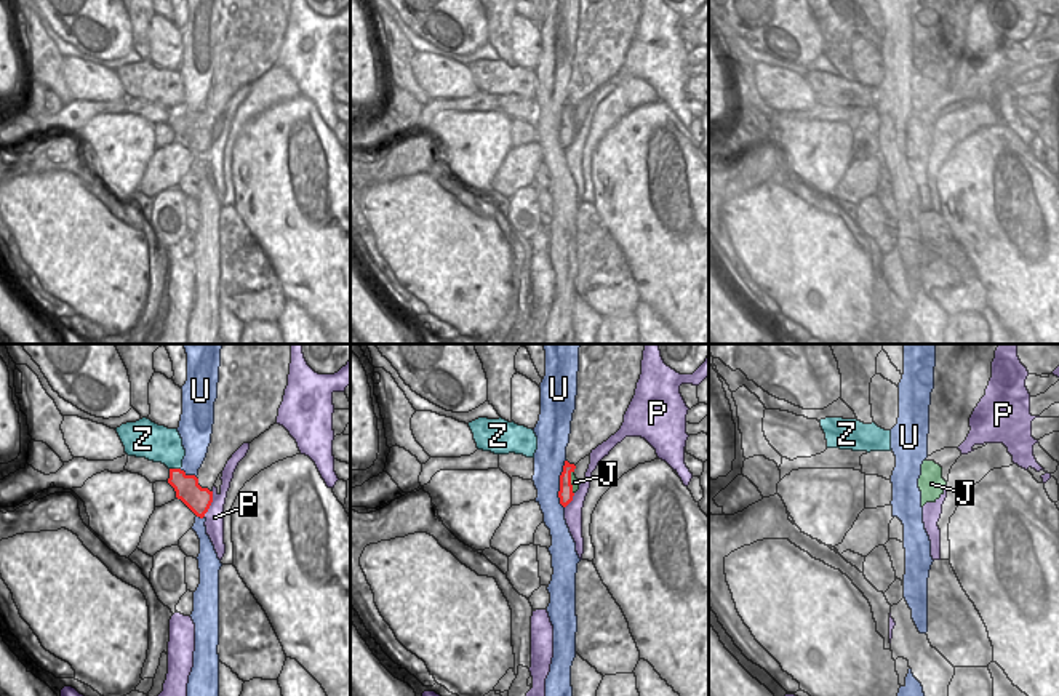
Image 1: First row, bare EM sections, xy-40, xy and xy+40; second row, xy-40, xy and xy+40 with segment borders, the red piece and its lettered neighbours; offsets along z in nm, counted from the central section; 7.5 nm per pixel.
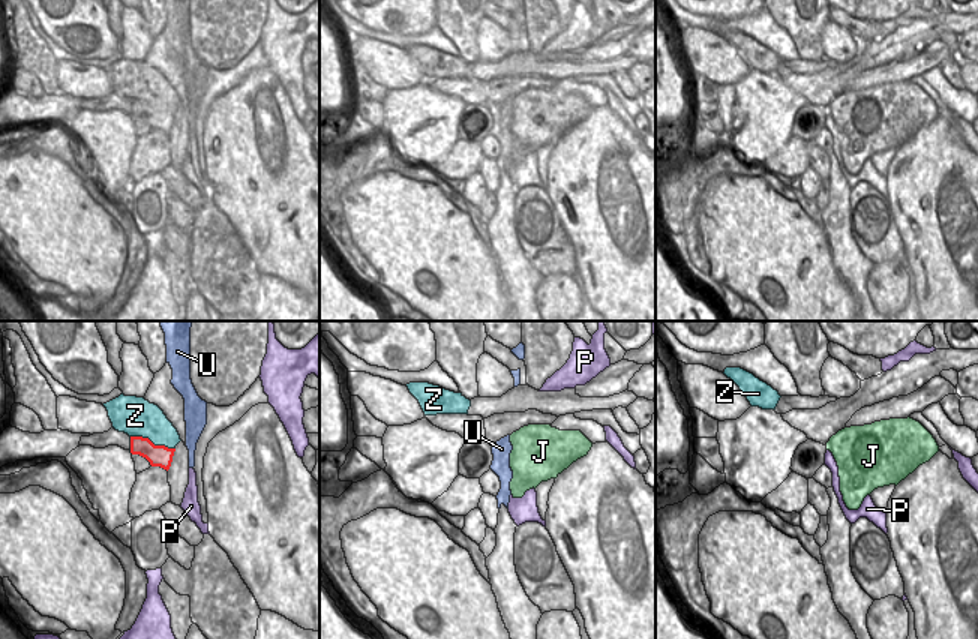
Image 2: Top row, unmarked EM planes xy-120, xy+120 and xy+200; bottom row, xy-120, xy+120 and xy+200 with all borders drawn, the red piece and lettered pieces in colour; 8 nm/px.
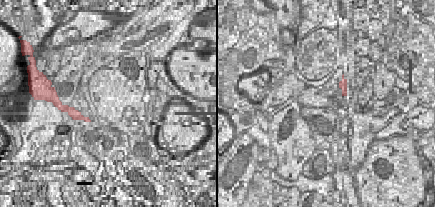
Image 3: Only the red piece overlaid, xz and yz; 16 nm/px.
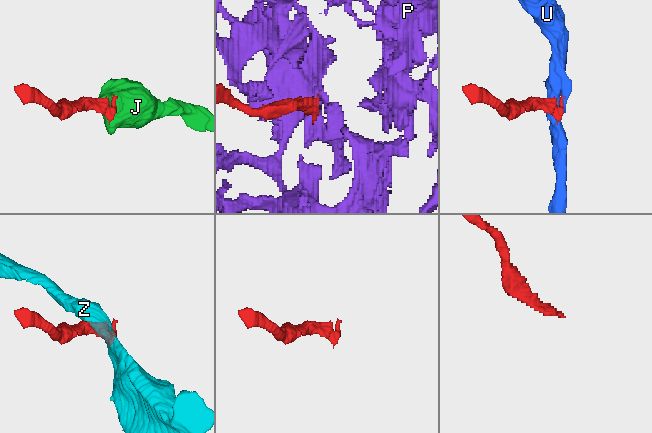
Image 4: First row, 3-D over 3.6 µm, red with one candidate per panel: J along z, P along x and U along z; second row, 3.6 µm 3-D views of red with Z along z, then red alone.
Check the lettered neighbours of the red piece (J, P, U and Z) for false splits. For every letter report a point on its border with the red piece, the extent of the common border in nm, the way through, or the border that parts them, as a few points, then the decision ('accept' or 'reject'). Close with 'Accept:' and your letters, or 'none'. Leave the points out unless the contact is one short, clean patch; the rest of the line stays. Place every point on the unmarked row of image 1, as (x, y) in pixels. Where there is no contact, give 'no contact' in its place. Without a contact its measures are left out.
J: contact xy (570, 124); length 180 nm; way xy (565, 135), (570, 124), (575, 124); accept
P: contact xy-40 (210, 146); length 200 nm; border xy-40 (213, 133), (213, 143), (203, 157); reject
U: contact xy (560, 125); length 380 nm; border xy (565, 101), (559, 133), (559, 144), (563, 149); reject
Z: contact xy-40 (175, 111); length 80 nm; reject
Accept: J

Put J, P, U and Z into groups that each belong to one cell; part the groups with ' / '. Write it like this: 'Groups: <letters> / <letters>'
Groups: J / P / U / Z

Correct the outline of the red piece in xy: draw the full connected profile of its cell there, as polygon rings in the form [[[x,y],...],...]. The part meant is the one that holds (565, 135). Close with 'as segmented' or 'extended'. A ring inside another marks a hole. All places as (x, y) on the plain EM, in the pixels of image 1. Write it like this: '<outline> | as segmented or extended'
[[[565,102],[563,114],[560,117],[560,133],[558,133],[560,146],[563,149],[566,149],[573,142],[573,138],[581,126],[574,117],[574,110],[576,110],[574,106]]] | extended

